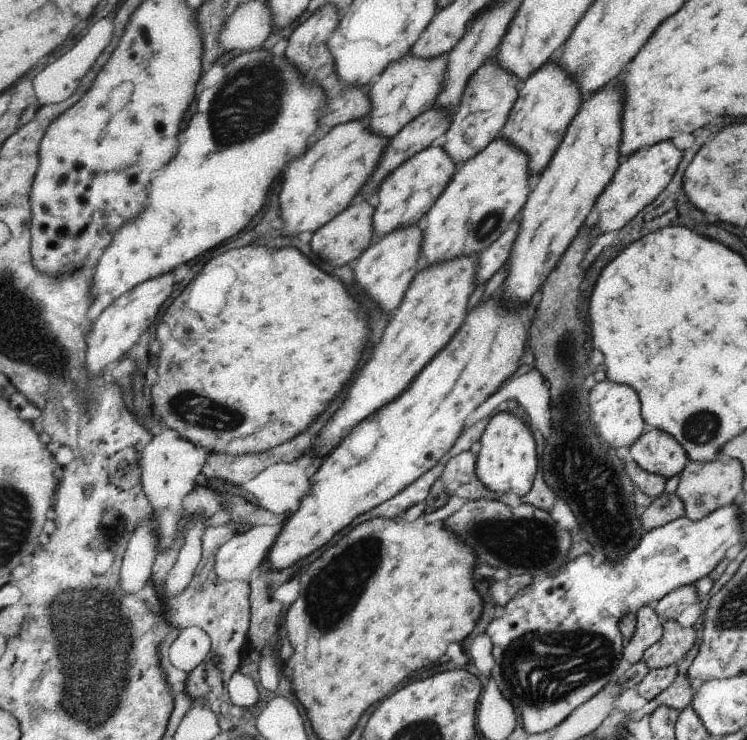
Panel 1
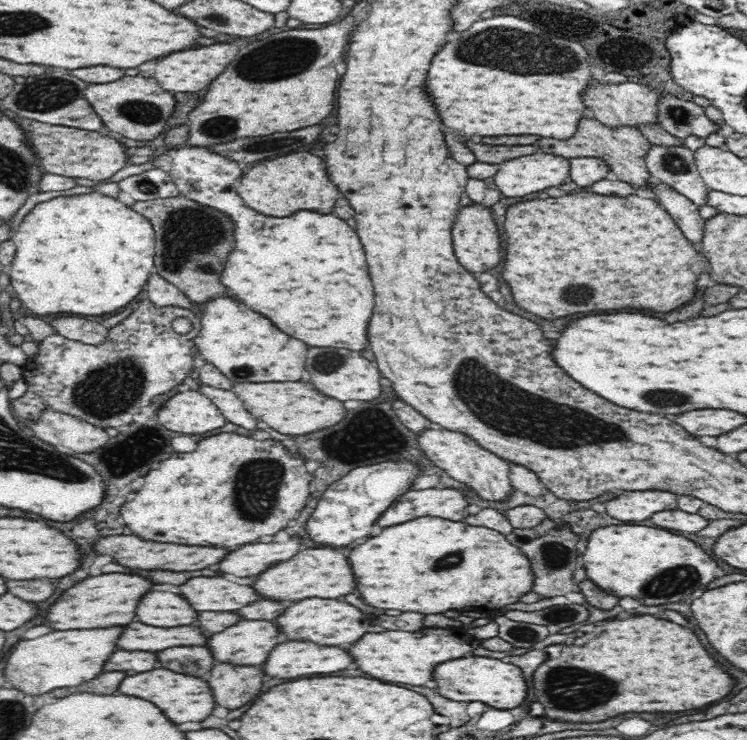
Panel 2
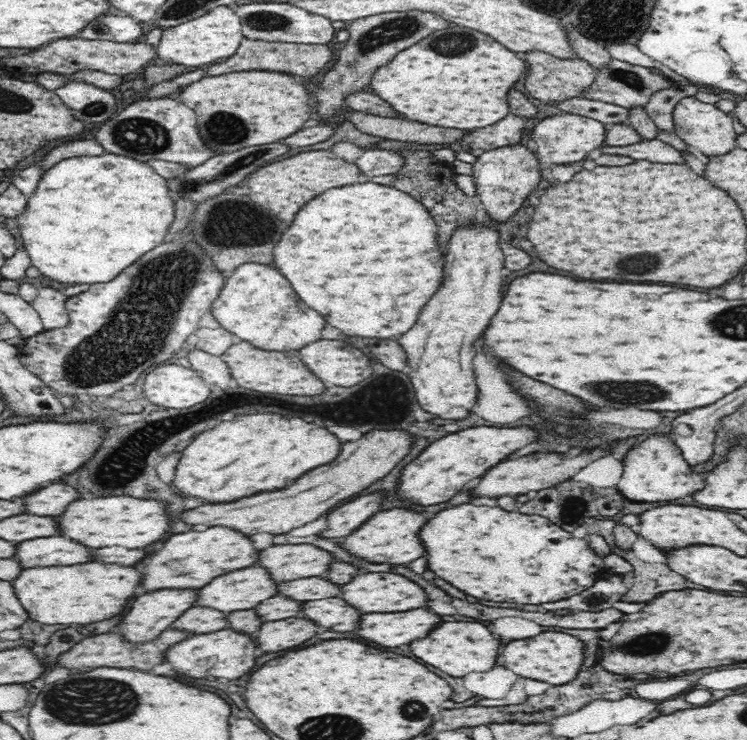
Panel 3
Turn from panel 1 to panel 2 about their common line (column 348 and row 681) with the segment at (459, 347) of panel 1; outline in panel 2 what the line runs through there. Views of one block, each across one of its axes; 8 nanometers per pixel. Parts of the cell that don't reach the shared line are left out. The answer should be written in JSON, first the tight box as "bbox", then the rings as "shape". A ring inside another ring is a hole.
{"bbox":[434,656,528,709],"shape":[[[470,656],[438,664],[434,682],[438,688],[436,692],[440,692],[444,698],[458,702],[484,702],[492,709],[514,709],[522,704],[528,694],[528,684],[520,668],[486,656]]]}

